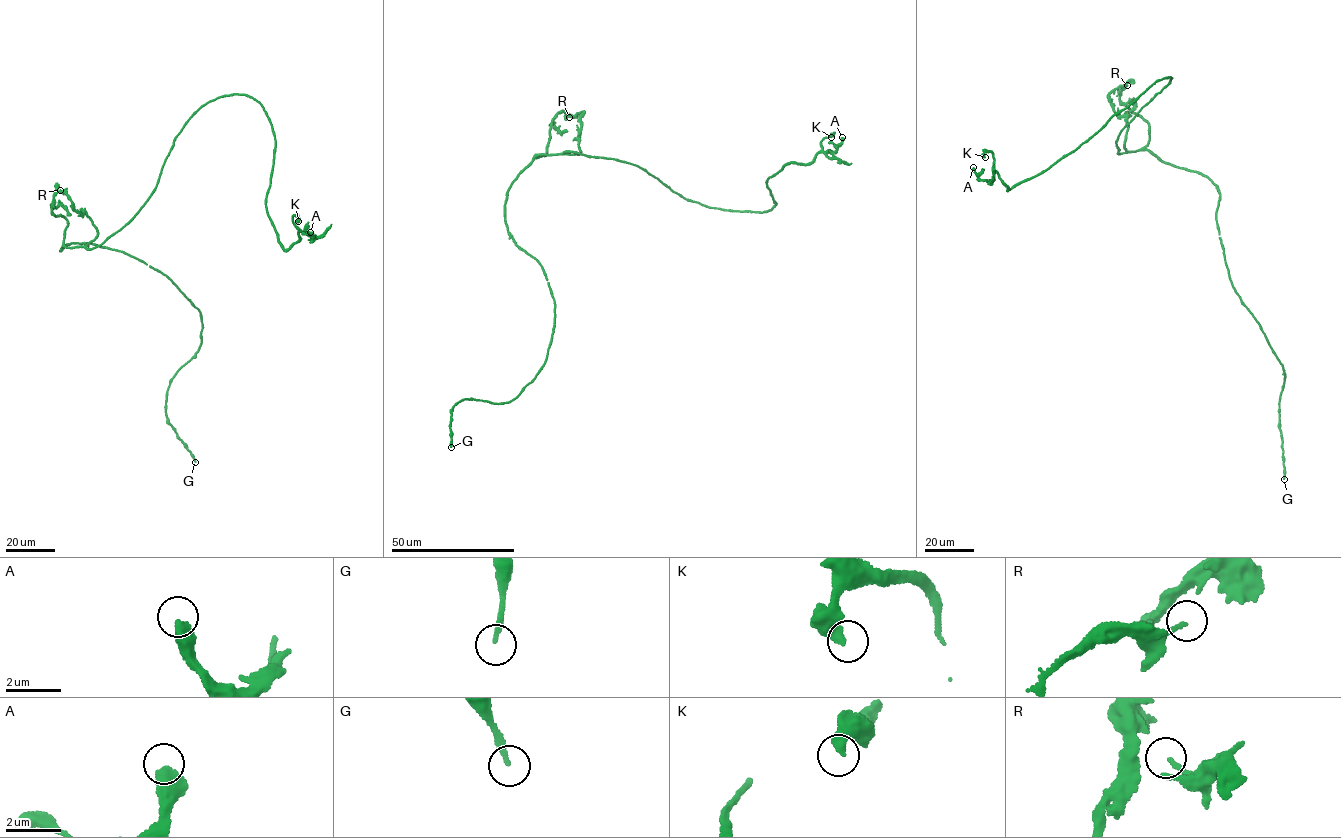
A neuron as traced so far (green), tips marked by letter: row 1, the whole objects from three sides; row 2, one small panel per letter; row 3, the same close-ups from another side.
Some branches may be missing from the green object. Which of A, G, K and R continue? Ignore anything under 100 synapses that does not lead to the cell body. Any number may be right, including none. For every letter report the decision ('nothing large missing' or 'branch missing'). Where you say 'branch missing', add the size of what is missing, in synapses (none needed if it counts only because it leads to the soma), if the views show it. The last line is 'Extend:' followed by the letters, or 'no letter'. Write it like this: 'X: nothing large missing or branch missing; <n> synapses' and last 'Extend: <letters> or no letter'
A: nothing large missing
G: nothing large missing
K: nothing large missing
R: nothing large missing
Extend: no letter

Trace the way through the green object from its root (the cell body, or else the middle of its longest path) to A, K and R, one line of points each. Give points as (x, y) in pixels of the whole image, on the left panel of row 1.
A: (96, 247), (147, 200), (193, 114), (235, 94), (271, 125), (265, 202), (280, 242), (310, 232)
K: (96, 247), (147, 200), (193, 114), (235, 94), (269, 118), (265, 202), (284, 249), (298, 221)
R: (96, 247), (85, 247), (97, 233), (92, 221), (86, 213), (81, 215), (73, 209), (70, 199), (60, 190)

